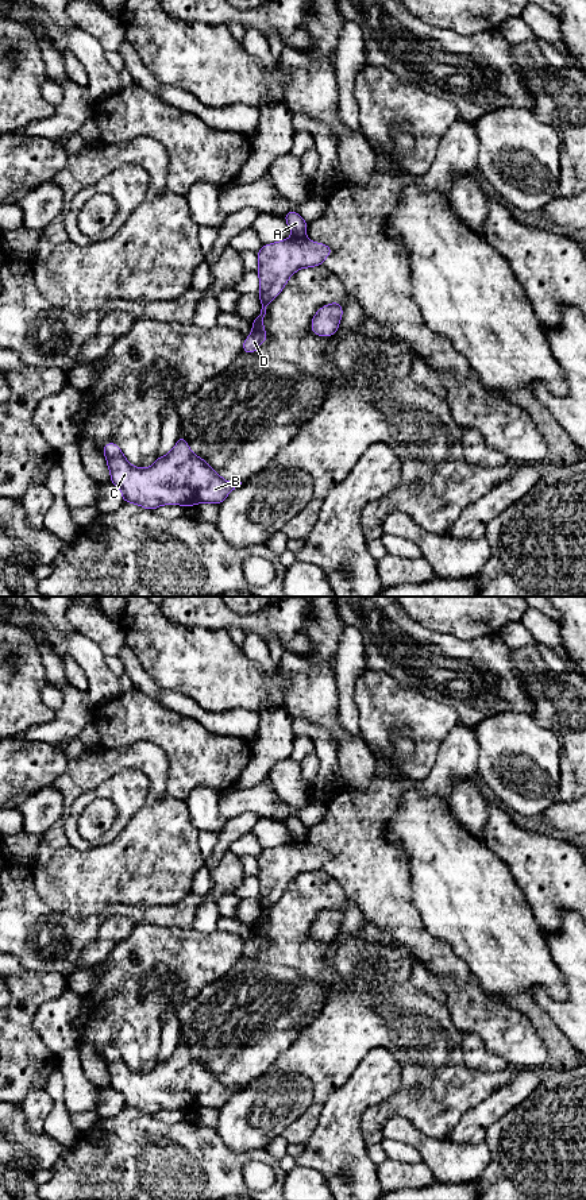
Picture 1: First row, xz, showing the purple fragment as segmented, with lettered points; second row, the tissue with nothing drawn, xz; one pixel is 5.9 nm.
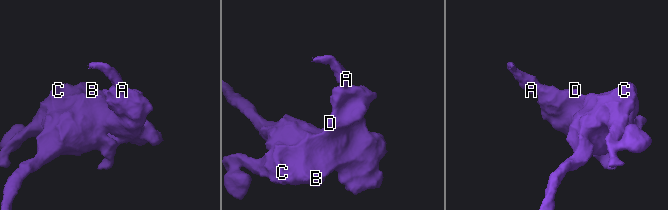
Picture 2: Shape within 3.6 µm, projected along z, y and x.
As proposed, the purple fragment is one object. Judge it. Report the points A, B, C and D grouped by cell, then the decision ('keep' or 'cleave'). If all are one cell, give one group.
groups A / B C D; cleave

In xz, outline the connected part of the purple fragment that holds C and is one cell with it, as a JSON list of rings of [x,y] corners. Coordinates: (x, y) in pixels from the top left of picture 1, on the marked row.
[[[182,435],[167,455],[158,456],[147,468],[130,464],[115,443],[107,443],[103,452],[111,482],[122,490],[123,501],[144,509],[154,510],[162,505],[220,505],[242,485],[224,481],[205,460],[190,451]]]

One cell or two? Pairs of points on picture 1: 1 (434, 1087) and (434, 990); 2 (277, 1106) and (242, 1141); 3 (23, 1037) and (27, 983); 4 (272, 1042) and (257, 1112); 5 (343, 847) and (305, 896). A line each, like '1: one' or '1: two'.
1: two
2: one
3: one
4: two
5: two

